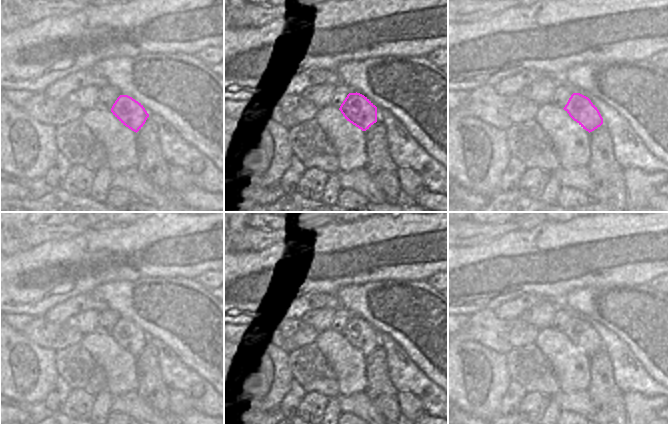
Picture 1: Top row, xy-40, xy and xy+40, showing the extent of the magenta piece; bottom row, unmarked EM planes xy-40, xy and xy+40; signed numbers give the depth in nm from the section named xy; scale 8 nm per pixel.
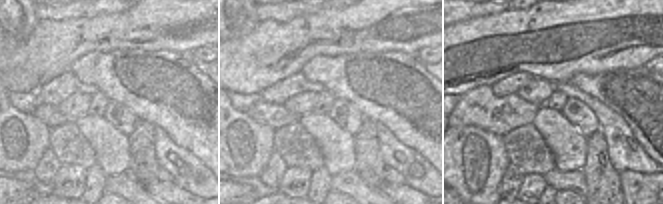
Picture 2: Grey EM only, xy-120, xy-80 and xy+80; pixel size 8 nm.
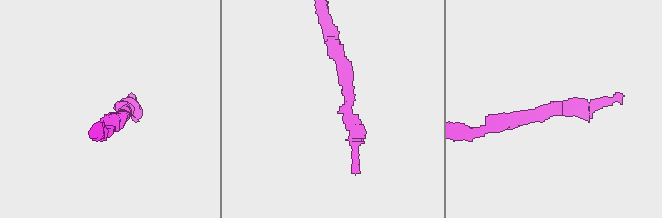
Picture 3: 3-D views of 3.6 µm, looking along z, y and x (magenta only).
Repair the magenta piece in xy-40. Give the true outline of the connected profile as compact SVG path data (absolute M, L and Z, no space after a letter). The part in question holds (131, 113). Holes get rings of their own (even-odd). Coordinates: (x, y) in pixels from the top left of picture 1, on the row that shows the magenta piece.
M120 95L113 104L111 112L123 125L136 133L149 117L143 105L128 95Z

